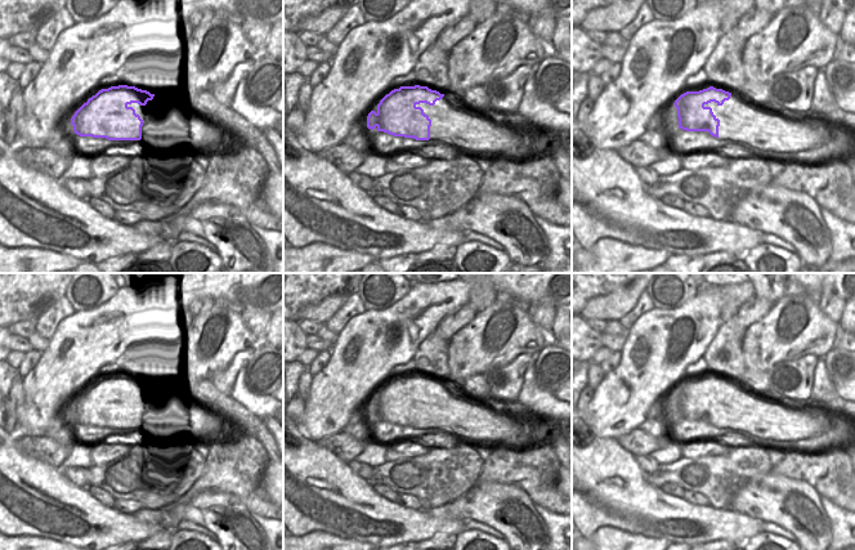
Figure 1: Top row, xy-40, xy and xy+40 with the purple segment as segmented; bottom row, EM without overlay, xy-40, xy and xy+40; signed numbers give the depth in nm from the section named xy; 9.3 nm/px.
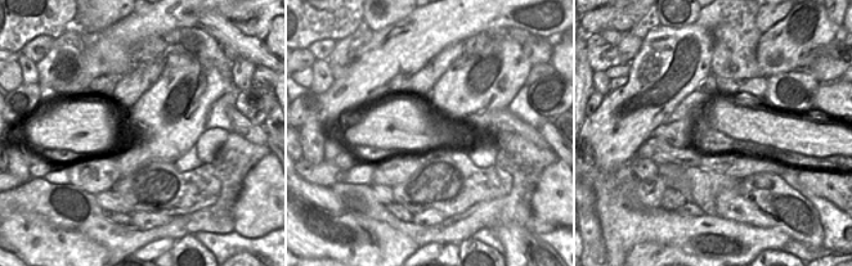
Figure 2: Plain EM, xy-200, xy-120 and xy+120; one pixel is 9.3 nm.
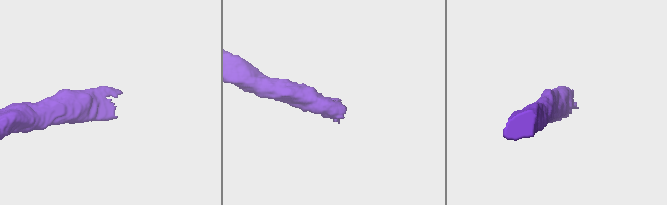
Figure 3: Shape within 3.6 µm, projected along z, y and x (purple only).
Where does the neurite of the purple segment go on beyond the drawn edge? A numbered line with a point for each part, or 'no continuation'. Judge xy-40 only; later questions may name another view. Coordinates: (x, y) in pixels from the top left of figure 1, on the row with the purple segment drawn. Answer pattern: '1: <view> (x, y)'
1: xy-40 (168, 128)

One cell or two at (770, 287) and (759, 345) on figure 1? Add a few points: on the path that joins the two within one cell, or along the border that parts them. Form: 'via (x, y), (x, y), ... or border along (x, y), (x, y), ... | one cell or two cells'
border along (784, 294), (774, 304) | two cells

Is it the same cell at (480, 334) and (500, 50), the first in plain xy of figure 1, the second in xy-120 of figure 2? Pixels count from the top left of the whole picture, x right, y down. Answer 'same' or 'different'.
same

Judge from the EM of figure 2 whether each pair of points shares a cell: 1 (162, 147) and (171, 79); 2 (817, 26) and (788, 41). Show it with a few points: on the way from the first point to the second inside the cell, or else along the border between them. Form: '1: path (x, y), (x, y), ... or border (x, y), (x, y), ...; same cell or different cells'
1: path (164, 130), (164, 103), (167, 95); same cell
2: path (814, 35), (810, 39), (797, 39); same cell

